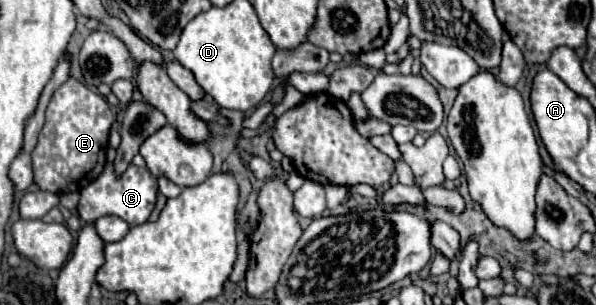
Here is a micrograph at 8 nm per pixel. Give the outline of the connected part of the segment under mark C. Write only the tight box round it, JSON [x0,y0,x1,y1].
[77,162,157,226]

